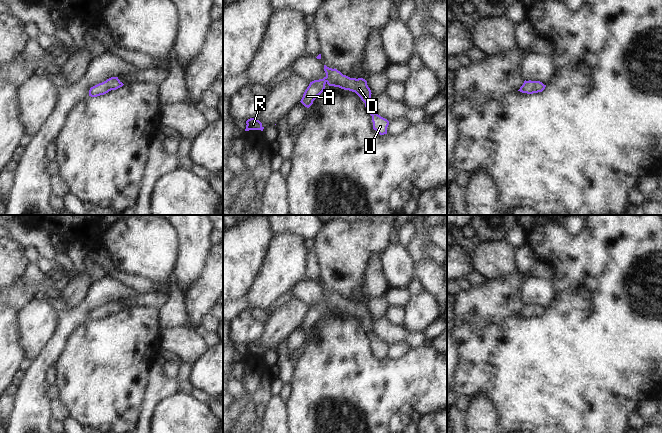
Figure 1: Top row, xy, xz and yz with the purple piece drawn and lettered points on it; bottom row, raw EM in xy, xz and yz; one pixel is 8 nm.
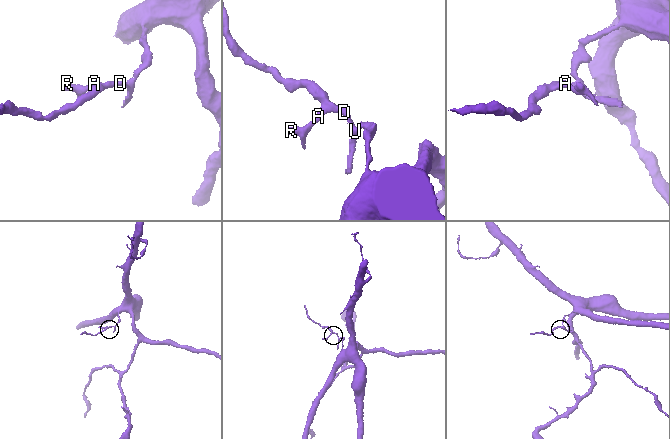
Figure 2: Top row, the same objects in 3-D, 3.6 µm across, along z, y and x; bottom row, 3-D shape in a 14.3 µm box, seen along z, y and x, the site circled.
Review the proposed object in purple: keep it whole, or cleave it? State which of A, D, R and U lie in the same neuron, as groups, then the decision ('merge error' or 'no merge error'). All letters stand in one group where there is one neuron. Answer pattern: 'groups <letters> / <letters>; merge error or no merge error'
groups A D R U; no merge error

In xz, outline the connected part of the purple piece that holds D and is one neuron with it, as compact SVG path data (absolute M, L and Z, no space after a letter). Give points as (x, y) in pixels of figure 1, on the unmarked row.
M324 289L324 295L326 300L323 303L310 306L300 326L305 331L309 332L313 328L316 321L324 315L326 307L329 310L339 311L344 314L355 316L365 327L365 331L372 340L373 353L376 354L380 359L387 358L389 345L374 336L371 328L372 317L367 309L367 305L363 302L350 302L343 299L337 293L329 292L326 289Z

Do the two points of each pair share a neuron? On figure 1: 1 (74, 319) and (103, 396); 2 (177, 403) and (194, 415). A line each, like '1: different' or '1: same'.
1: different
2: same

